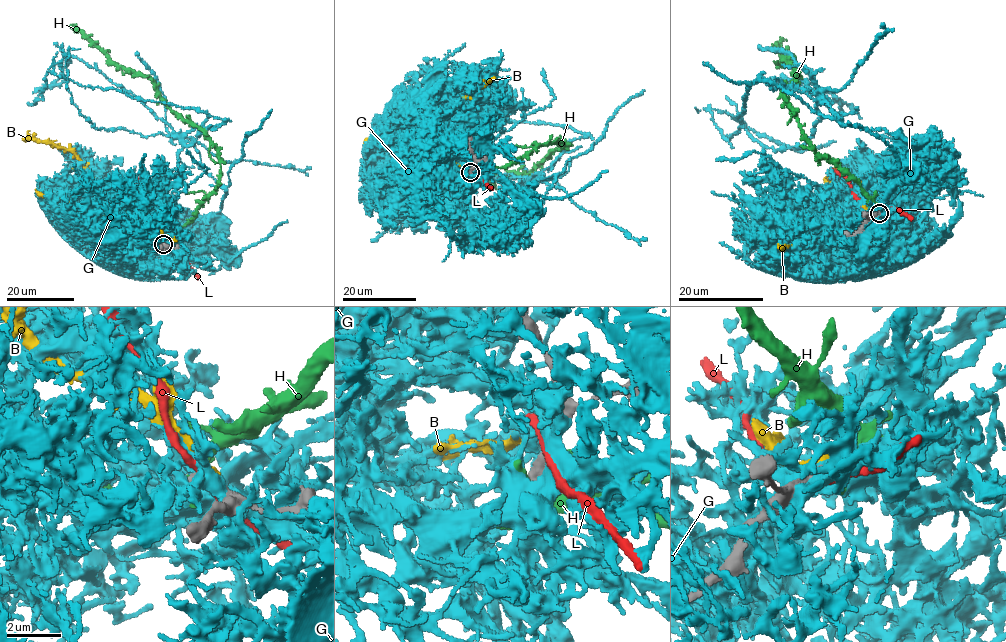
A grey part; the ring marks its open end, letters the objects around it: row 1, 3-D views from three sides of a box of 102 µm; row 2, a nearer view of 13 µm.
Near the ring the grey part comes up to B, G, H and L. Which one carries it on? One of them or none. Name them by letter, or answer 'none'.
none

